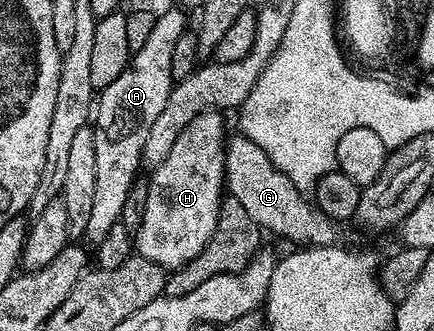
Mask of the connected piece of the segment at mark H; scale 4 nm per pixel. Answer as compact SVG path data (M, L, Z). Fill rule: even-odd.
M209 109L194 117L178 141L166 153L166 161L154 168L148 184L146 213L142 225L134 232L134 247L142 257L165 269L175 269L194 261L210 241L218 225L220 201L225 198L224 119L219 110Z

